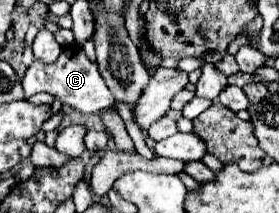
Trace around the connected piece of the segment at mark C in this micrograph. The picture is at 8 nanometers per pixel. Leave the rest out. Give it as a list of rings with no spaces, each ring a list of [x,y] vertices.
[[[79,45],[63,47],[59,59],[53,63],[41,63],[39,59],[33,61],[27,67],[27,73],[23,77],[23,89],[25,89],[27,97],[41,93],[41,91],[51,93],[53,97],[61,99],[65,105],[69,105],[81,113],[99,113],[99,111],[105,111],[115,105],[113,93],[109,91],[109,87],[105,87],[105,79],[101,79],[97,61],[91,61]]]

